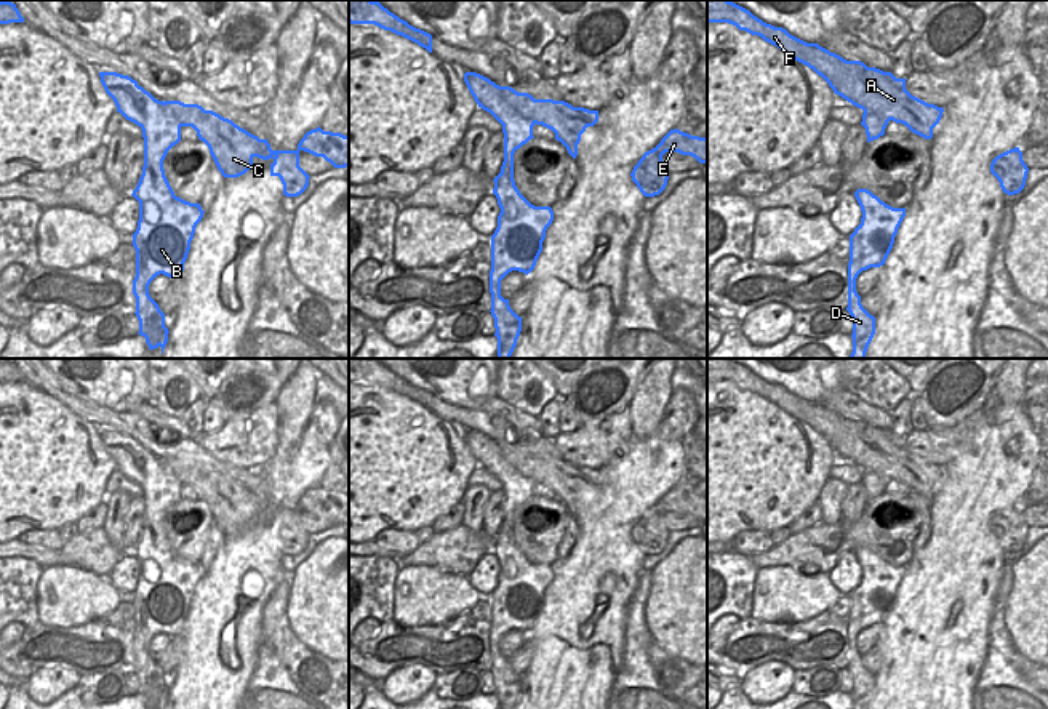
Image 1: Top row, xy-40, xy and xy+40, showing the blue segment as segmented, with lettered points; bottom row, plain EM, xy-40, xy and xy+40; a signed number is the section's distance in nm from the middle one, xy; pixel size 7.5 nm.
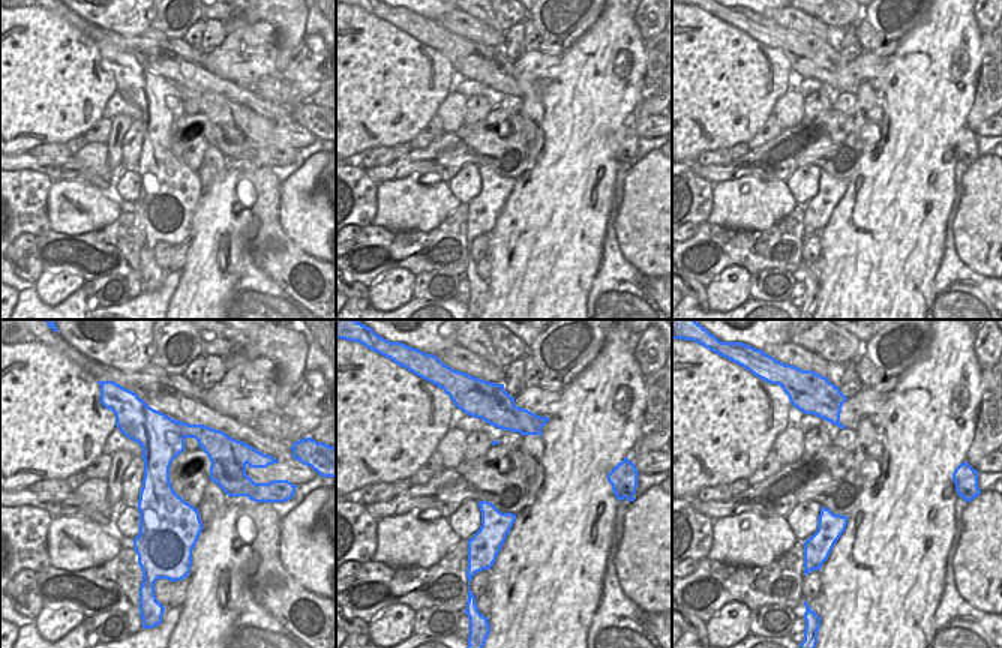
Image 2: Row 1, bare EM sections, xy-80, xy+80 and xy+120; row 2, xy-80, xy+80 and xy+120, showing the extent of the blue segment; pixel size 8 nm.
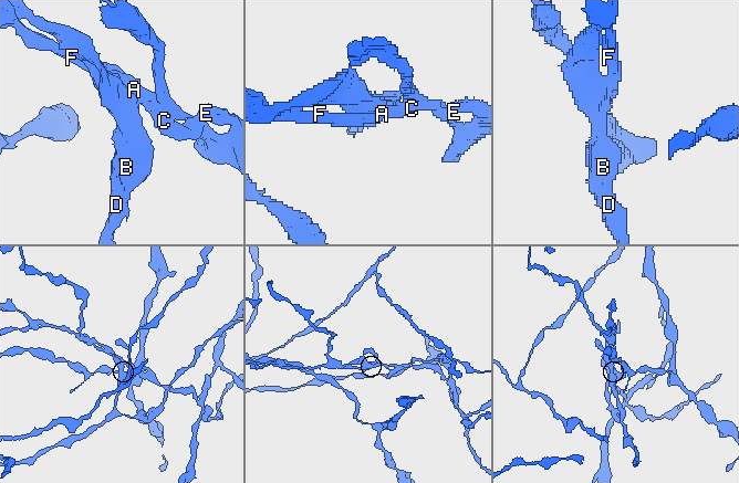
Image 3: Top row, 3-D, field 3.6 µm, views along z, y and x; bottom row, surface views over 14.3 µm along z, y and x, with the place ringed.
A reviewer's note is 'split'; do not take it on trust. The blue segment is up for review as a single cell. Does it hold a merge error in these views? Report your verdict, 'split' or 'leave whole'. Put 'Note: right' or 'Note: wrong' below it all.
split
Note: right

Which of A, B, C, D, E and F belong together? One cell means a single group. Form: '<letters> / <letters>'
A C E F / B D

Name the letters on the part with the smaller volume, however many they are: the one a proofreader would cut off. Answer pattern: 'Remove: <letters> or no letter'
Remove: A, C, E, F

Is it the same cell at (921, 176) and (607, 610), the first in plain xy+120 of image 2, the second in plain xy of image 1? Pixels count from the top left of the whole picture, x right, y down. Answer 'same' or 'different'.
same

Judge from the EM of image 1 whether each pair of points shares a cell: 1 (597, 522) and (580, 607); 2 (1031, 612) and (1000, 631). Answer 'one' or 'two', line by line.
1: one
2: two

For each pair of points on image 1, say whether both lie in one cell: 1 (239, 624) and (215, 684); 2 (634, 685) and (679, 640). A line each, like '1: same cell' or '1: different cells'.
1: same cell
2: different cells

